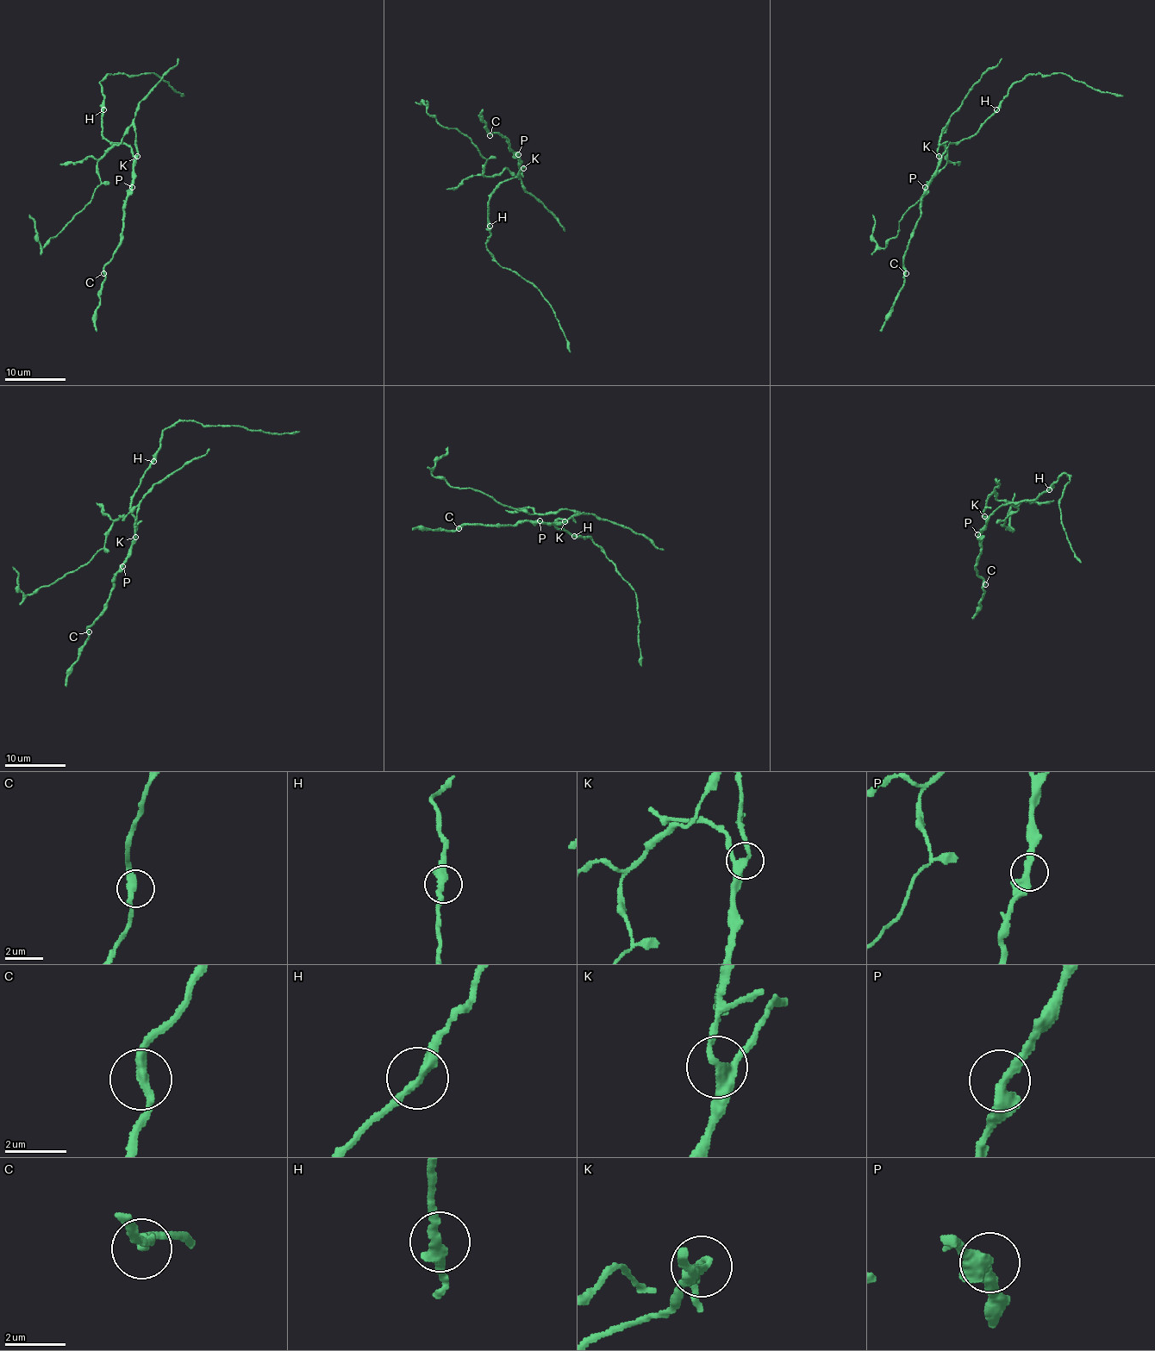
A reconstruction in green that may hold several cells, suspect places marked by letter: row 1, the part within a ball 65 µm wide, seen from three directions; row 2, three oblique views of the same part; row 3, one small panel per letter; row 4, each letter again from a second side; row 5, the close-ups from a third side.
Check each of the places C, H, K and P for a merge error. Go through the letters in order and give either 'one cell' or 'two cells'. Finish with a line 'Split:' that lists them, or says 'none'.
C: one cell
H: one cell
K: two cells
P: one cell
Split: K

